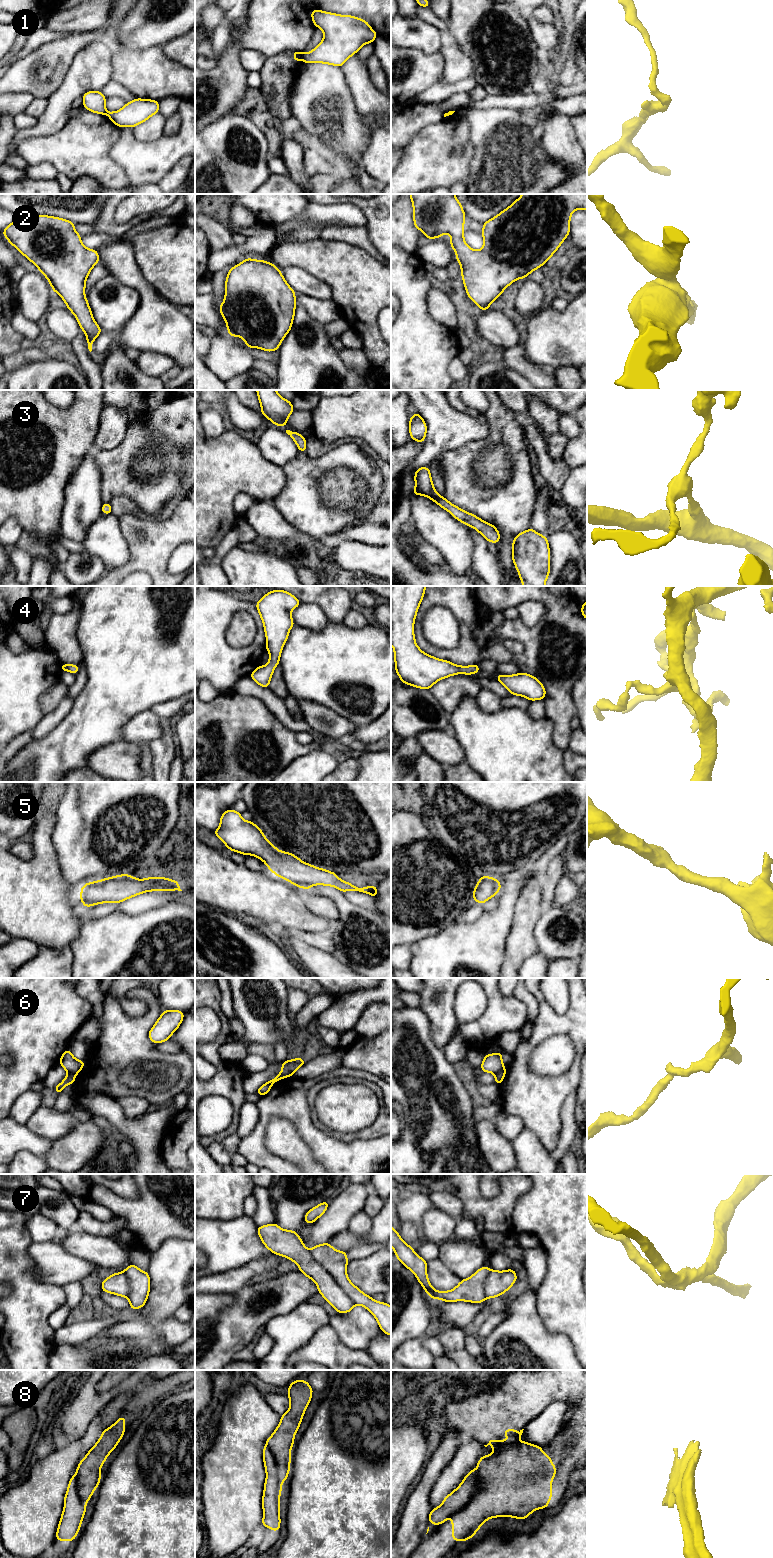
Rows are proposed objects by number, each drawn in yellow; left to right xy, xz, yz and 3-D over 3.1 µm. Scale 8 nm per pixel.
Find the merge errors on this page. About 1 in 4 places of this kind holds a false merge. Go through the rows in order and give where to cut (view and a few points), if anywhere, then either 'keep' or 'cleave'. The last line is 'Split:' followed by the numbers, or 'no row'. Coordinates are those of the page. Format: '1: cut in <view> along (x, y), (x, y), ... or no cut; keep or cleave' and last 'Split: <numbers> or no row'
1: cut in xz along (301, 52), (303, 58); cleave
2: no cut; keep
3: no cut; keep
4: no cut; keep
5: no cut; keep
6: cut in yz along (504, 1068), (495, 1075); cleave
7: no cut; keep
8: cut in yz along (477, 1475), (476, 1492), (461, 1508), (450, 1516); cleave
Split: 1, 6, 8

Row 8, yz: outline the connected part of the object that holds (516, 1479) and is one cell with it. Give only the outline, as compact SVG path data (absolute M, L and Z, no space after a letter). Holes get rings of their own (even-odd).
M505 1429L504 1436L510 1437L510 1441L488 1439L487 1447L491 1445L494 1449L490 1455L484 1455L477 1463L479 1473L477 1475L477 1490L471 1500L459 1511L452 1514L452 1539L454 1541L467 1541L473 1537L477 1530L486 1520L495 1517L514 1517L516 1519L526 1519L533 1511L548 1508L548 1502L552 1498L552 1478L556 1476L556 1466L552 1464L552 1459L547 1453L542 1452L543 1447L520 1442L523 1430L517 1432L515 1429Z

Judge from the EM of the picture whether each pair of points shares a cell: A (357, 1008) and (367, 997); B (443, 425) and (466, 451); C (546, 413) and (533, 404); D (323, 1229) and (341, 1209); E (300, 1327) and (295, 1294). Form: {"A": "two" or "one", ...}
{"A": "one", "B": "two", "C": "one", "D": "one", "E": "two"}

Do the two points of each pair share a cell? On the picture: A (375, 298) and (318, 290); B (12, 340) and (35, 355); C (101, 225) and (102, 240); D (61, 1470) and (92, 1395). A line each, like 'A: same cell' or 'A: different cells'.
A: different cells
B: different cells
C: different cells
D: different cells

